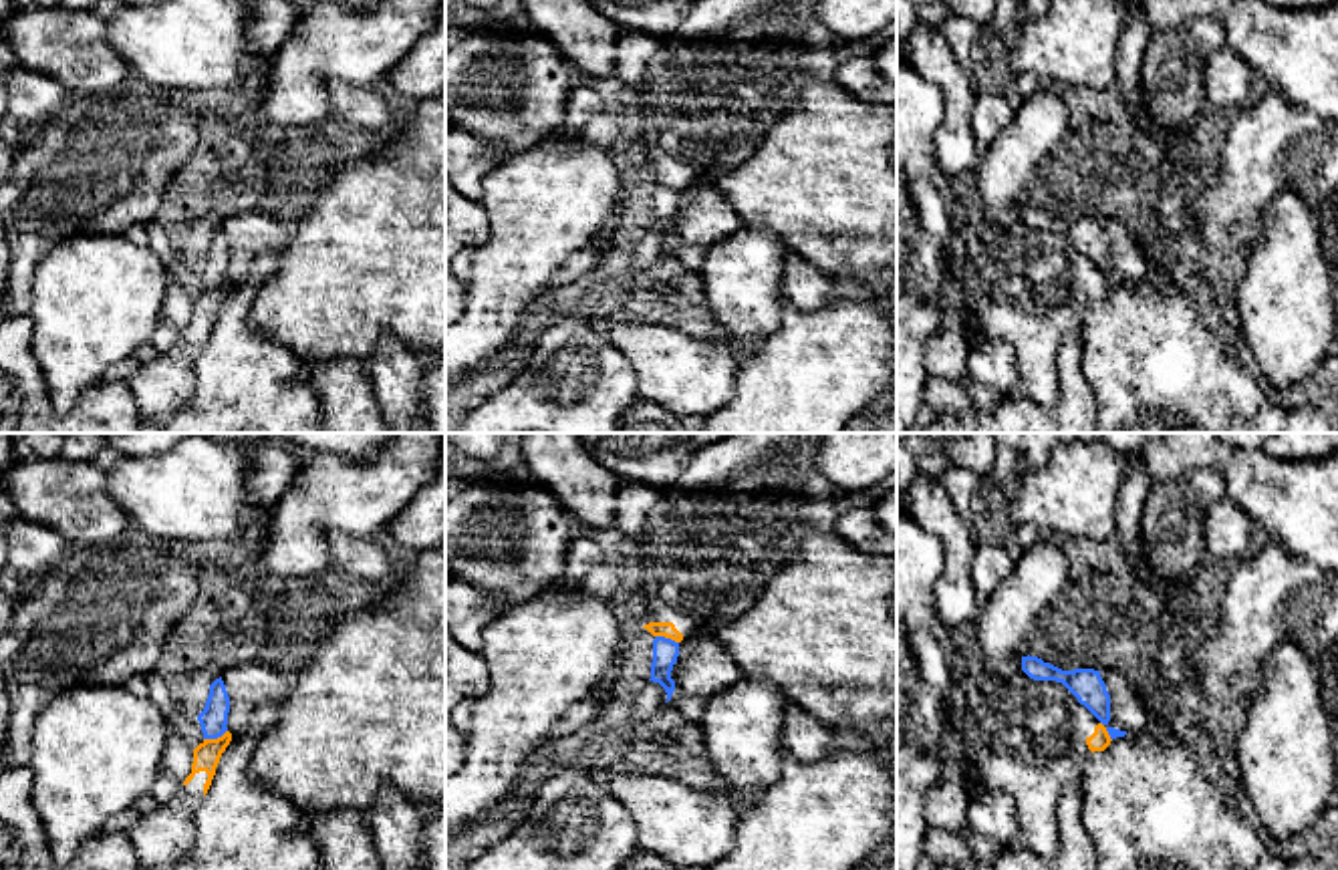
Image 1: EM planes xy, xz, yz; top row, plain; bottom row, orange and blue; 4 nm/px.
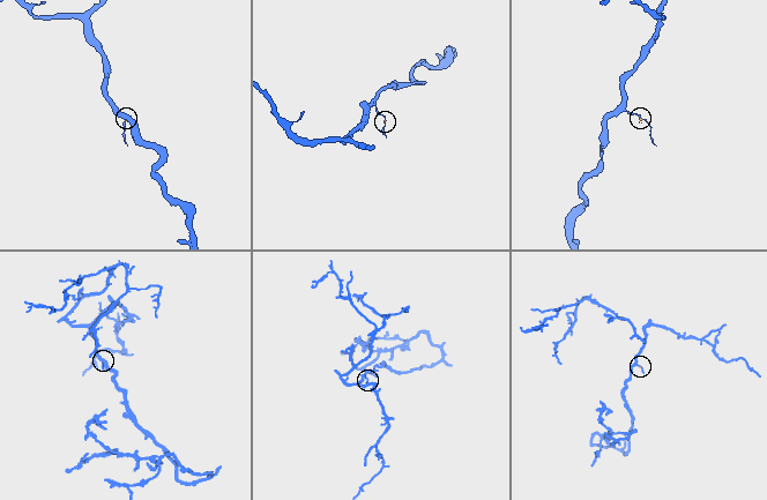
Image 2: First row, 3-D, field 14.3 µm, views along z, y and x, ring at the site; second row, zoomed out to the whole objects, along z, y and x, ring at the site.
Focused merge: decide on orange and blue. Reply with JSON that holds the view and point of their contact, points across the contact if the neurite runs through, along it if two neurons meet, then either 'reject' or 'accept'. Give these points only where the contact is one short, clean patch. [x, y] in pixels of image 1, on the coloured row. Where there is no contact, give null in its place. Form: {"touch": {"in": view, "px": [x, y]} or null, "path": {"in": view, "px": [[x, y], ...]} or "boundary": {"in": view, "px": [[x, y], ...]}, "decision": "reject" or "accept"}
{"touch": {"in": "xy", "px": [214, 740]}, "boundary": {"in": "xy", "px": [[226, 730], [216, 738], [204, 740]]}, "decision": "reject"}

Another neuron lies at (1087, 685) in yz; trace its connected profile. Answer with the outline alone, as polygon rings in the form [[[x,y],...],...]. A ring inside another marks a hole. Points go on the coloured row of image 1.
[[[1022,657],[1022,671],[1034,681],[1062,683],[1080,705],[1084,705],[1102,725],[1110,721],[1110,695],[1094,669],[1062,671],[1038,657]]]

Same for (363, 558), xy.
[[[328,534],[330,562],[369,584],[377,604],[389,604],[401,588],[403,570],[397,570],[377,538],[361,540],[347,534]]]

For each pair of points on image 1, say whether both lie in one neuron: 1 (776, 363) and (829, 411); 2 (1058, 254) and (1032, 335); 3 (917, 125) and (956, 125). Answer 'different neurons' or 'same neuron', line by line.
1: same neuron
2: same neuron
3: different neurons

